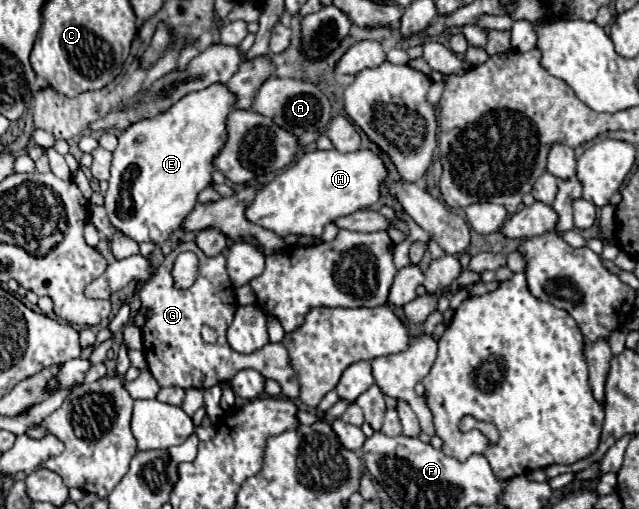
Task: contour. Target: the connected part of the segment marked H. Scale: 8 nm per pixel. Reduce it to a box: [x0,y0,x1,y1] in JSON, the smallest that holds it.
[246,150,388,238]

